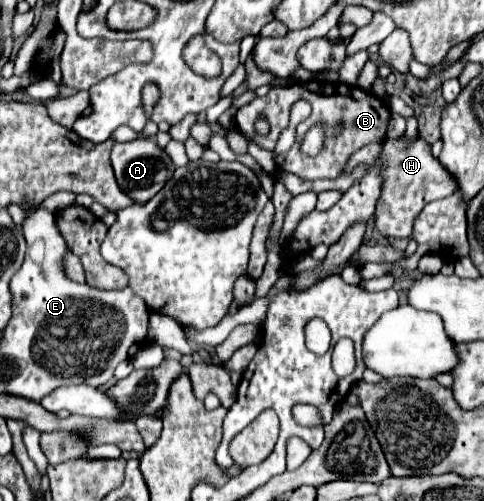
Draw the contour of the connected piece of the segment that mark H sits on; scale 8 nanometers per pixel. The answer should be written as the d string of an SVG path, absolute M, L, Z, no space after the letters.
M405 137L399 139L387 139L383 143L383 153L377 163L385 165L385 183L381 191L381 199L377 203L377 231L385 237L411 237L413 221L417 213L435 199L449 197L457 191L457 183L453 177L445 171L443 165L439 165L439 159L435 159L429 151L429 145L419 137L415 141L407 141Z

